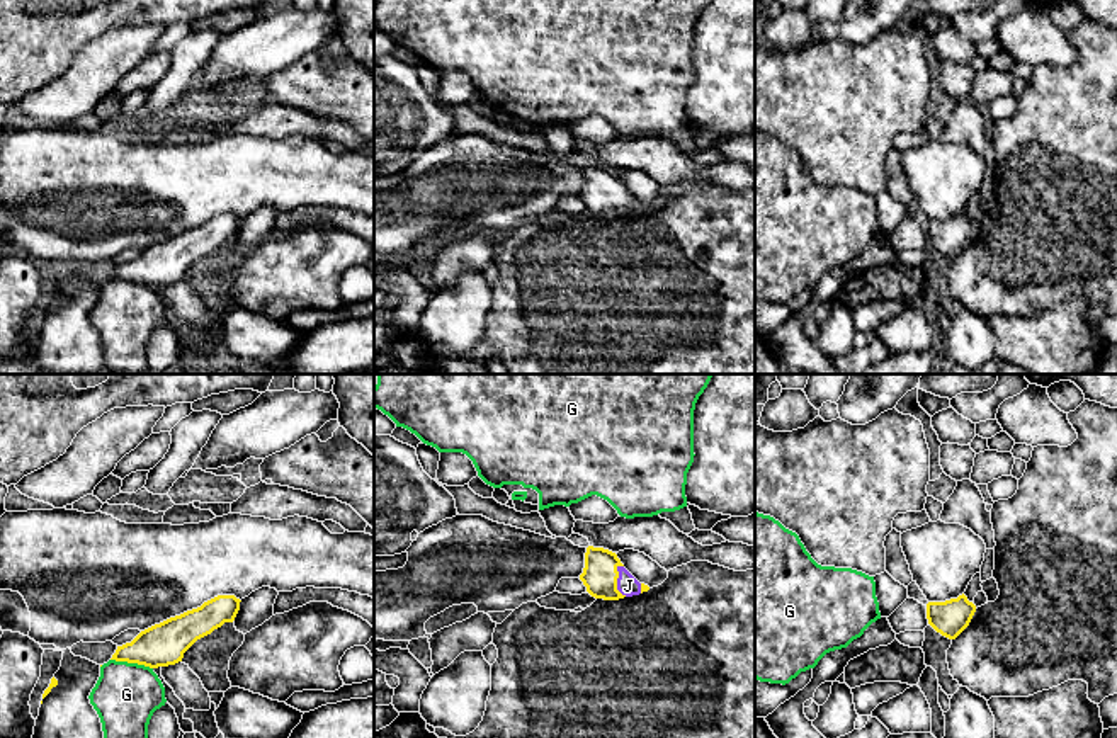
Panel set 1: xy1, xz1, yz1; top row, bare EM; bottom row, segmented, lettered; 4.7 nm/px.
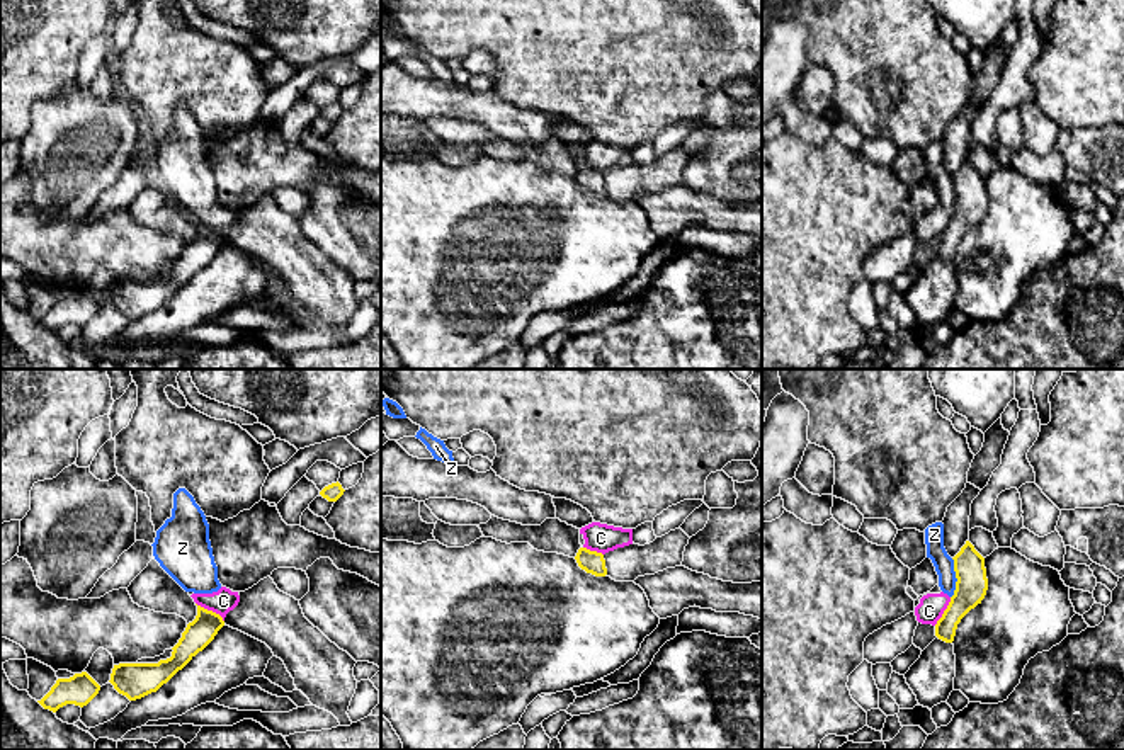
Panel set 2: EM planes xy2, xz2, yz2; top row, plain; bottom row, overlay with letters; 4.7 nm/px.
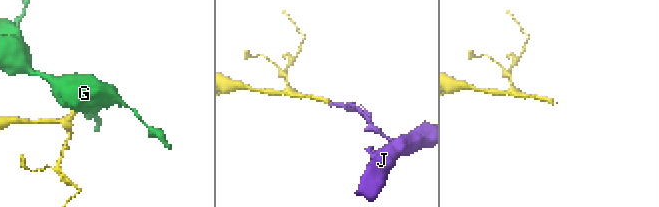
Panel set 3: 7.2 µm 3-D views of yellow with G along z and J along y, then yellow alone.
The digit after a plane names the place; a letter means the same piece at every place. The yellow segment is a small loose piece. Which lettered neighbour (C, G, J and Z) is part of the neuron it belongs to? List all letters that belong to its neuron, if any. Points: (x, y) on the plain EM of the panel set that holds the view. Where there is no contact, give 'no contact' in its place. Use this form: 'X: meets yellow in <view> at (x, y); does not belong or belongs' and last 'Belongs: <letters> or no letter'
C: meets yellow in xy2 at (211, 230); does not belong
G: meets yellow in xy1 at (131, 281); does not belong
J: meets yellow in xz1 at (616, 201); belongs
Z: meets yellow in yz2 at (956, 196); does not belong
Belongs: J

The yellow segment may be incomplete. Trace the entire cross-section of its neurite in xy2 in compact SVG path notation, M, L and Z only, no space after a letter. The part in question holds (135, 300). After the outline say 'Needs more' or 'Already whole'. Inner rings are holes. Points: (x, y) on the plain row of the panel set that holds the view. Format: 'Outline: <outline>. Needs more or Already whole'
Outline: M197 224L197 235L187 243L172 276L158 282L119 282L114 284L111 303L129 320L156 311L179 289L182 289L199 270L202 270L224 245L219 233Z. Already whole

